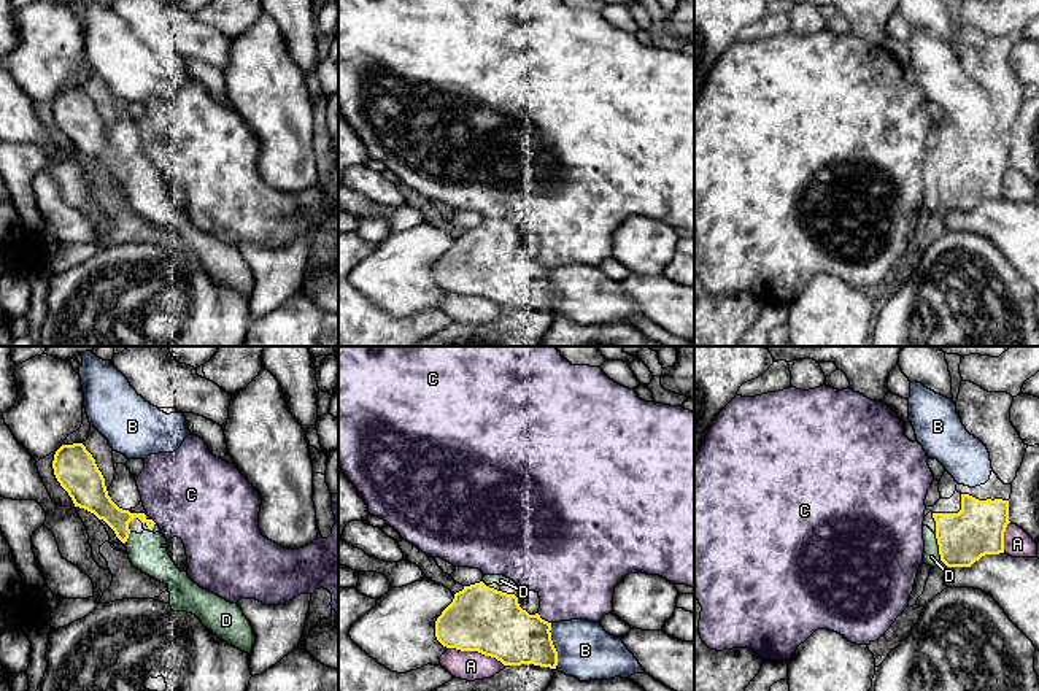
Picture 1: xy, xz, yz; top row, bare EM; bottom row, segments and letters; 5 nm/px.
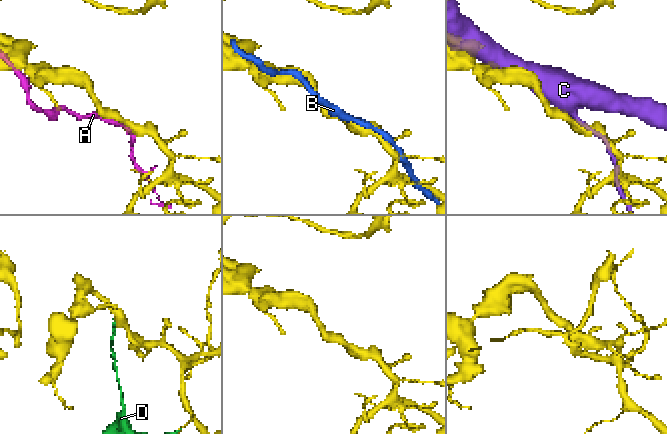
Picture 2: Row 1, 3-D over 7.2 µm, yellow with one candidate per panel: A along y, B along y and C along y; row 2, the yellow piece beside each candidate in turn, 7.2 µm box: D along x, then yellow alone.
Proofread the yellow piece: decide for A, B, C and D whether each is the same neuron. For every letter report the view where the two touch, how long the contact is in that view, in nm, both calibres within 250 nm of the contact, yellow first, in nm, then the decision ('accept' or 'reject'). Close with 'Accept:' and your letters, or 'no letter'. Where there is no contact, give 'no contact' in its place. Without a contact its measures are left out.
A: xz | 300 nm | 340/150 nm | reject
B: xz | 240 nm | 280/280 nm | reject
C: xz | 90 nm | 320/380 nm | reject
D: yz | 140 nm | 260/90 nm | accept
Accept: D

